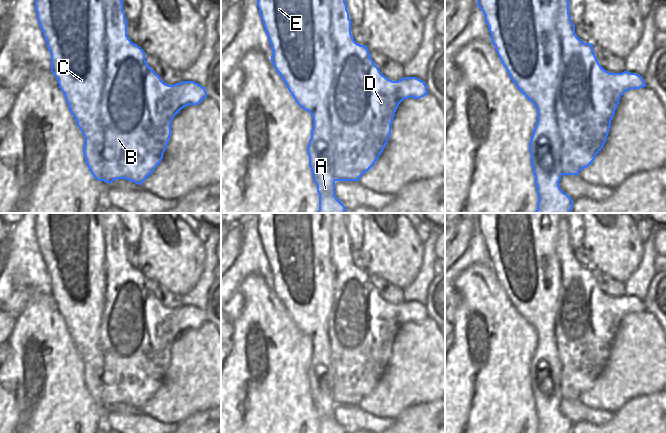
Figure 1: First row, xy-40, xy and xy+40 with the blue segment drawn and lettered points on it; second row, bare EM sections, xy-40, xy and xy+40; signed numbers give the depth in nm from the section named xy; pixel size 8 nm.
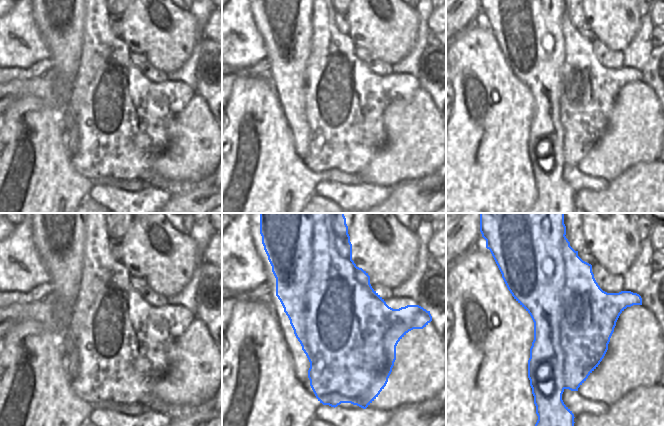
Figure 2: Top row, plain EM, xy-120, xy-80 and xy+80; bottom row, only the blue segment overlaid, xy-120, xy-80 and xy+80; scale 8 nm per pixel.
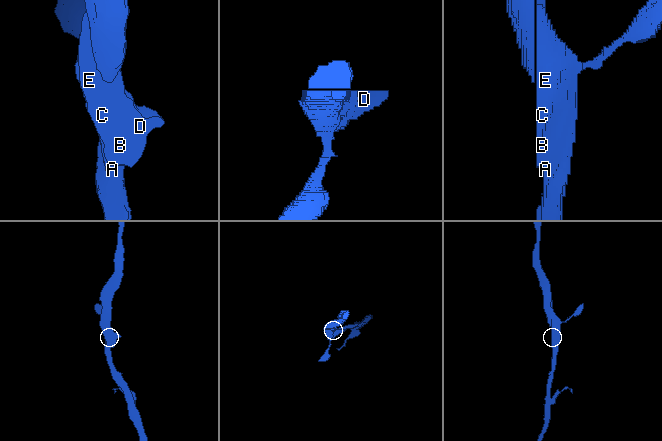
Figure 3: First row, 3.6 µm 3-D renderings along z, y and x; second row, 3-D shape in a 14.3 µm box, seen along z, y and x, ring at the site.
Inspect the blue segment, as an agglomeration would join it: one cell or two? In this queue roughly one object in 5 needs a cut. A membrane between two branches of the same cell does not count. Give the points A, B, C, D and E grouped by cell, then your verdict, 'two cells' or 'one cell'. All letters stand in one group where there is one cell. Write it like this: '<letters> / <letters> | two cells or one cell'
A B C D E | one cell

